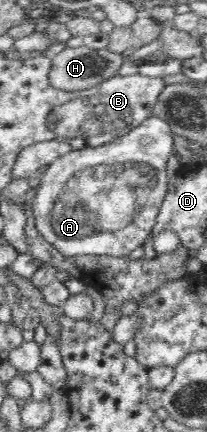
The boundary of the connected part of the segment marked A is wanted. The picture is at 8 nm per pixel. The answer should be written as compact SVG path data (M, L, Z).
M151 115L127 135L99 147L72 149L47 166L31 200L37 230L67 257L115 255L128 257L141 247L155 225L160 203L168 190L166 165L174 154L172 129L165 118Z

